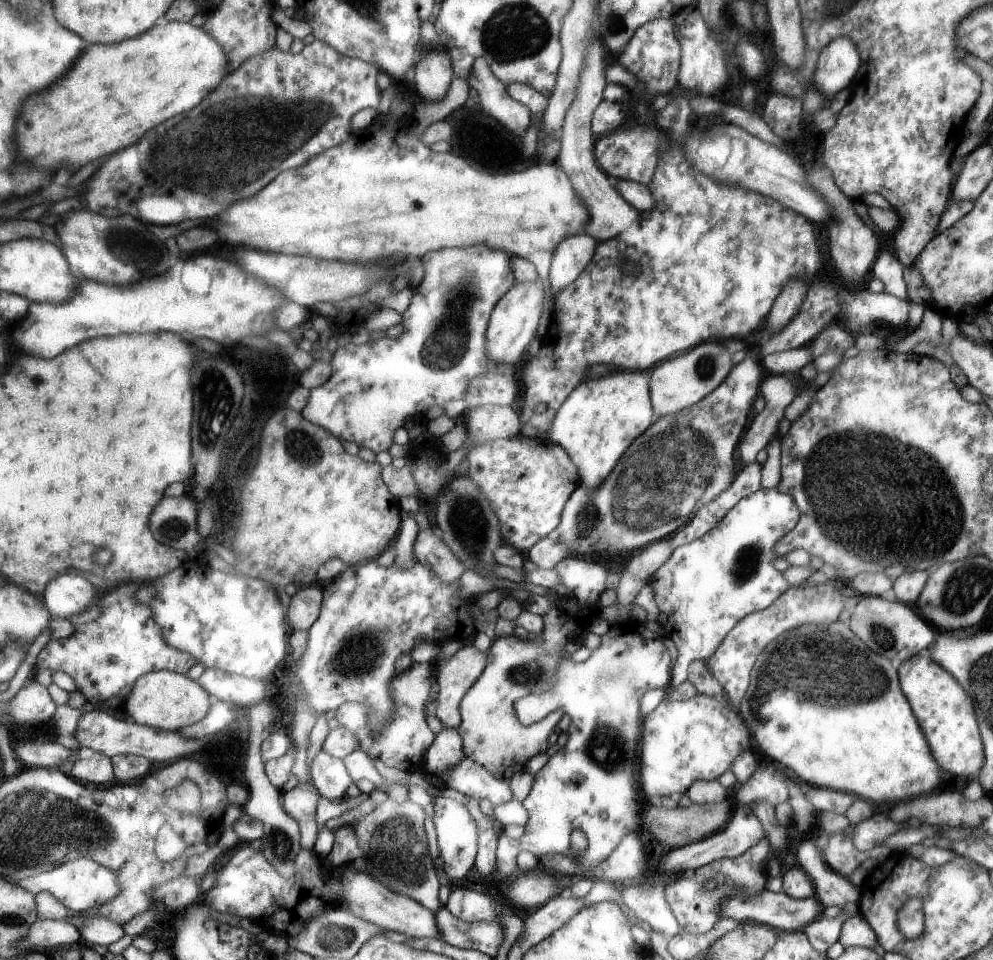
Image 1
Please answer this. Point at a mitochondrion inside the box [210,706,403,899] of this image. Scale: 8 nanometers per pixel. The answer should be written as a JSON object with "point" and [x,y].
{"point":[280,845]}

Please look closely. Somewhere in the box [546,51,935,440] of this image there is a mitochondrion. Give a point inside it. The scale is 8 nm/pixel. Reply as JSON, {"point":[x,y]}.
{"point":[705,367]}

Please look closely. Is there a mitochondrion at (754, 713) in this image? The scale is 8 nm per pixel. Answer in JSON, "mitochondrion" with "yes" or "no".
{"mitochondrion":"no"}

